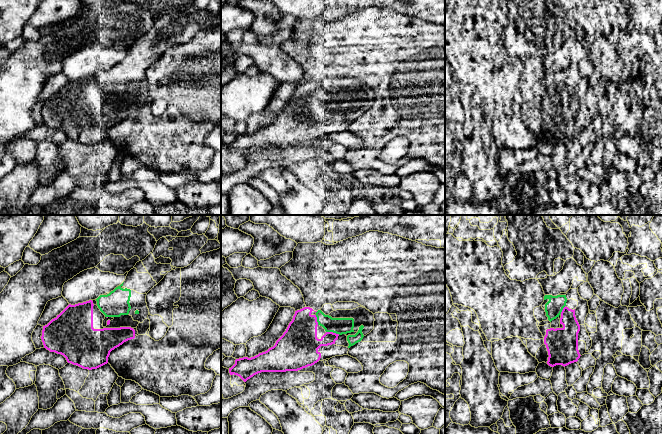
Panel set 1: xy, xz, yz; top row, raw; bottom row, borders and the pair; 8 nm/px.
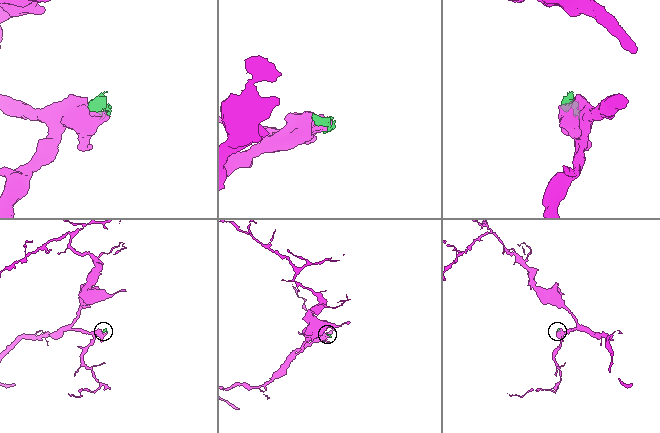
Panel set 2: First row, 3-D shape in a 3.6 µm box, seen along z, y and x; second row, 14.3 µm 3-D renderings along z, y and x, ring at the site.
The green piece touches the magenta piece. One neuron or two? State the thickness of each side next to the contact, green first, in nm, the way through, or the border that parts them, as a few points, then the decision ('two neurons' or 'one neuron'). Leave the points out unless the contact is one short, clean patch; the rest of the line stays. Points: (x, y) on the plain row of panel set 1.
130/240 nm | one neuron

